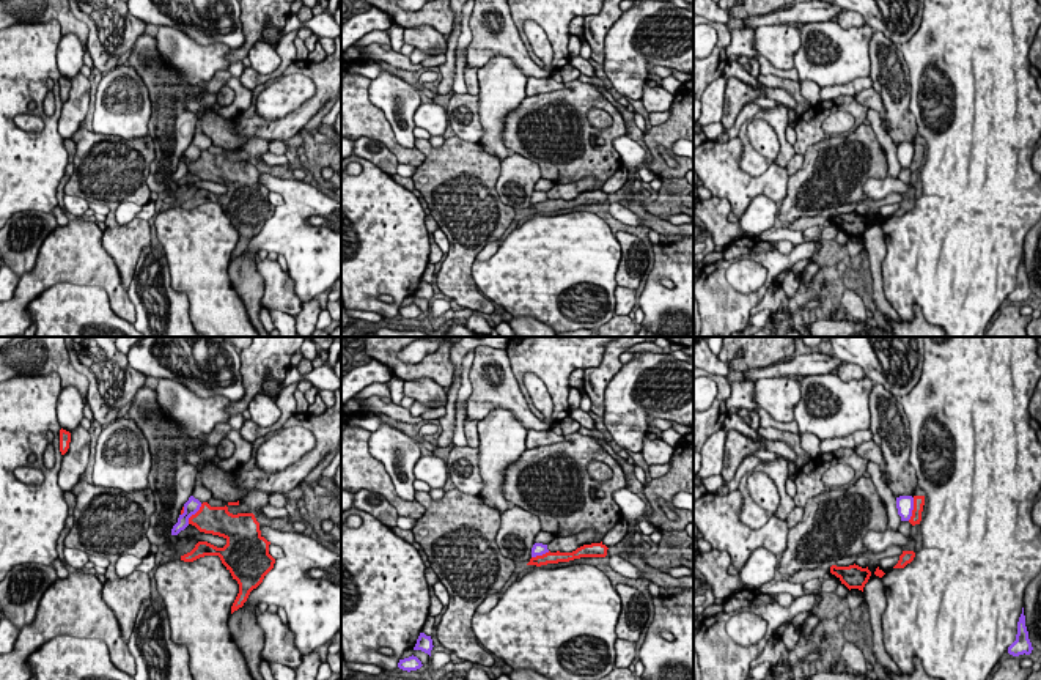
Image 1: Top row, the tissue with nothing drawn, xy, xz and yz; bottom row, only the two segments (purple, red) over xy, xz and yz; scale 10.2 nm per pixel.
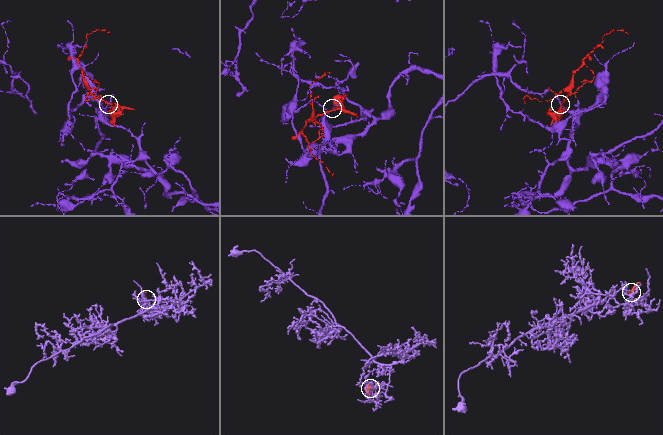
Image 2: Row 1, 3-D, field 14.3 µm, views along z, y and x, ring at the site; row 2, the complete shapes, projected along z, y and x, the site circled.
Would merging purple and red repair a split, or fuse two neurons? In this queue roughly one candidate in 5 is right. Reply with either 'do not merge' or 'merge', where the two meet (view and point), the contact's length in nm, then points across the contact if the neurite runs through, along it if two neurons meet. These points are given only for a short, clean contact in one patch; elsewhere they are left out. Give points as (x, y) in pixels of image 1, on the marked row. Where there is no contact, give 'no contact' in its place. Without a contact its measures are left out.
do not merge | yz (912, 509) | 240 nm | along yz (914, 498), (914, 507), (908, 520)

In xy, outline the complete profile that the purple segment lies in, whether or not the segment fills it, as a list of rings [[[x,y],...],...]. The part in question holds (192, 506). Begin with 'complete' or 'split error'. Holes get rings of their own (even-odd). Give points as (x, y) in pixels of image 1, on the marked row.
complete; [[[190,496],[189,501],[184,504],[184,513],[179,515],[178,523],[171,529],[171,535],[178,535],[181,530],[184,530],[189,526],[189,518],[195,515],[200,507],[201,502]]]

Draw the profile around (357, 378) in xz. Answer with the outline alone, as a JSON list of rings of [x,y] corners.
[[[371,359],[366,365],[351,368],[341,378],[341,406],[366,386],[373,382],[388,382],[392,378],[390,368],[376,359]]]

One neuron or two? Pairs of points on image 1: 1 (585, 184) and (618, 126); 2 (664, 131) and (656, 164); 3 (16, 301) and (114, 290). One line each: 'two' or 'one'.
1: two
2: one
3: one

